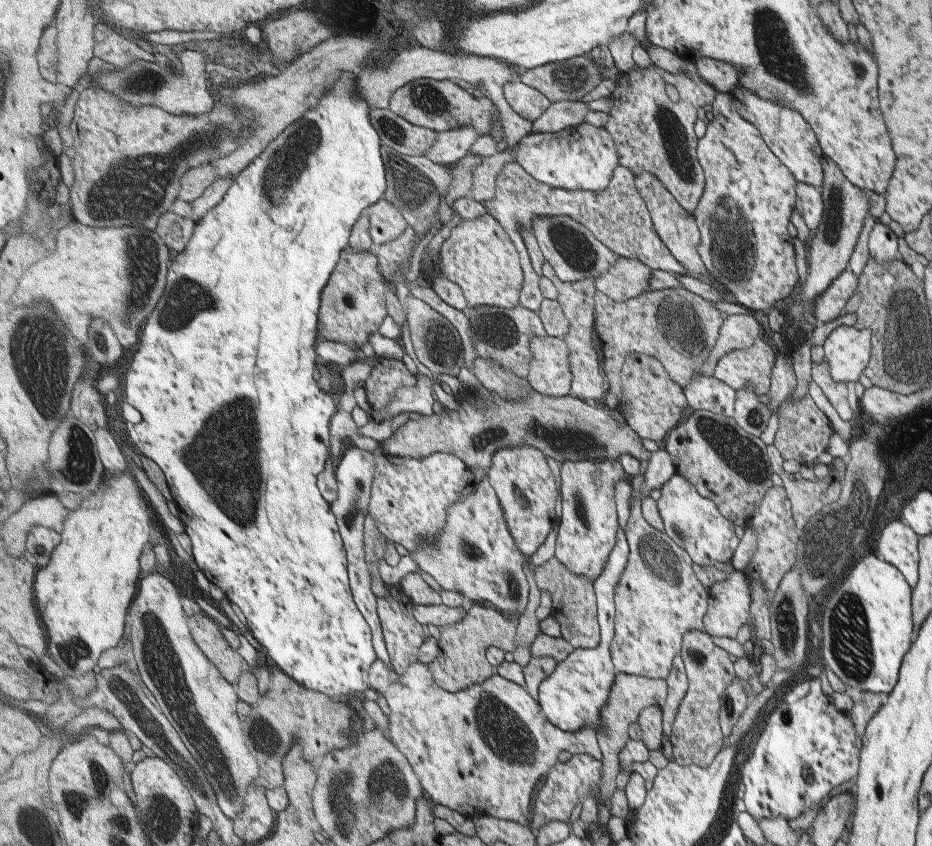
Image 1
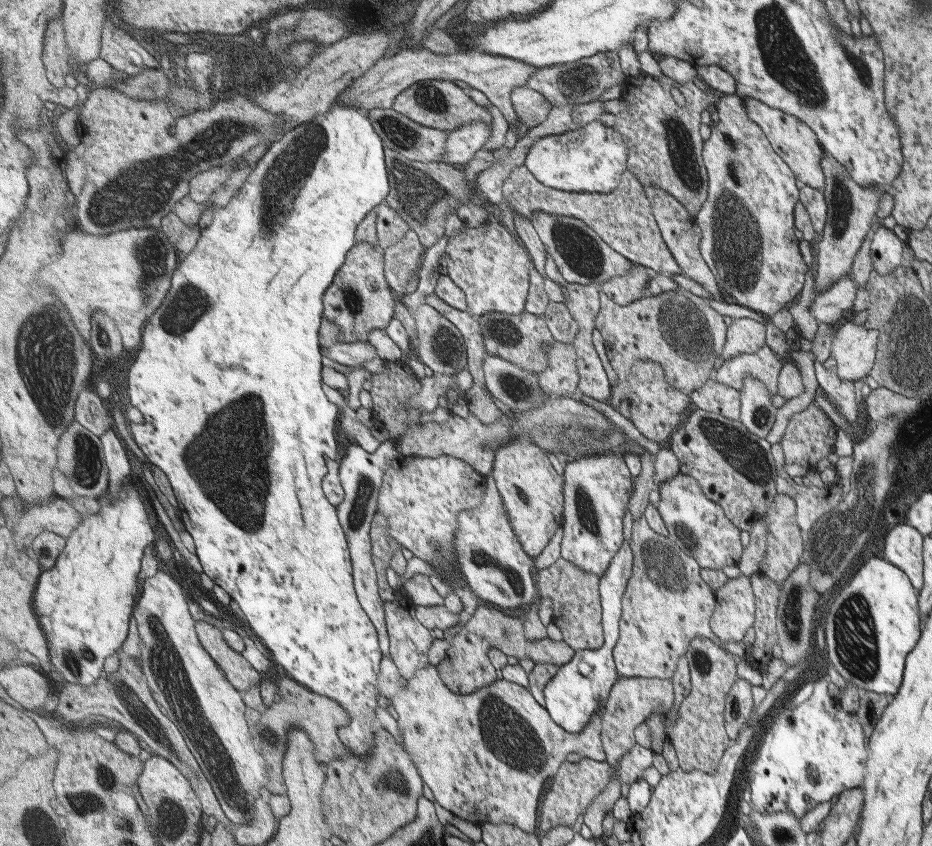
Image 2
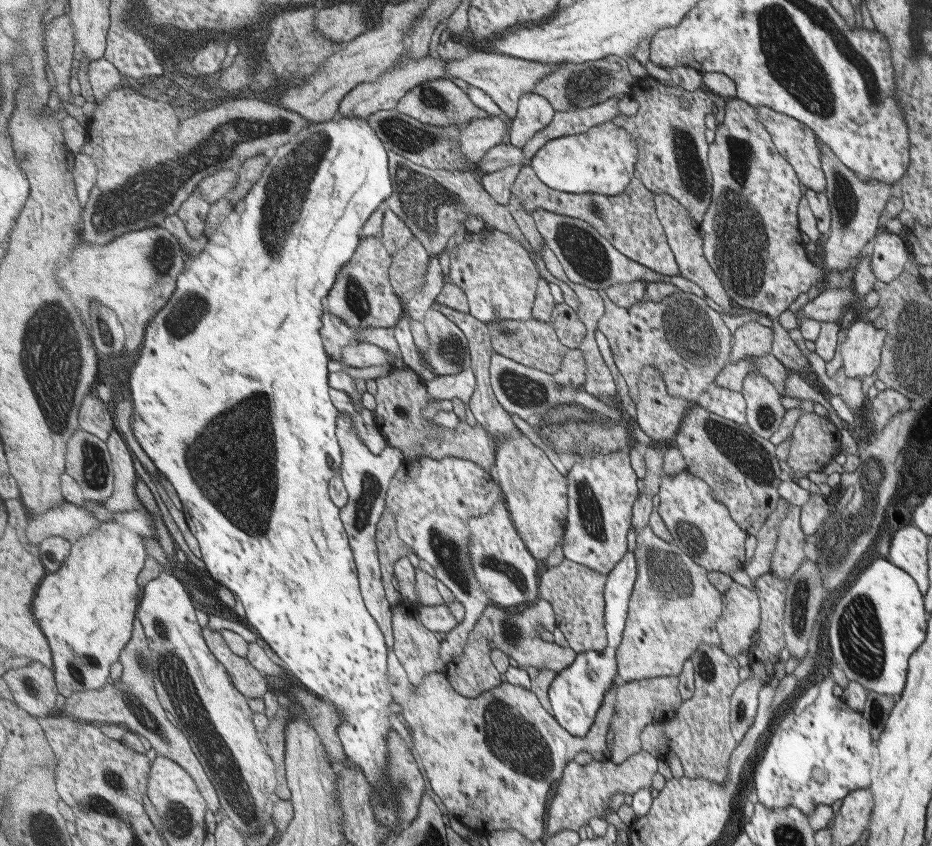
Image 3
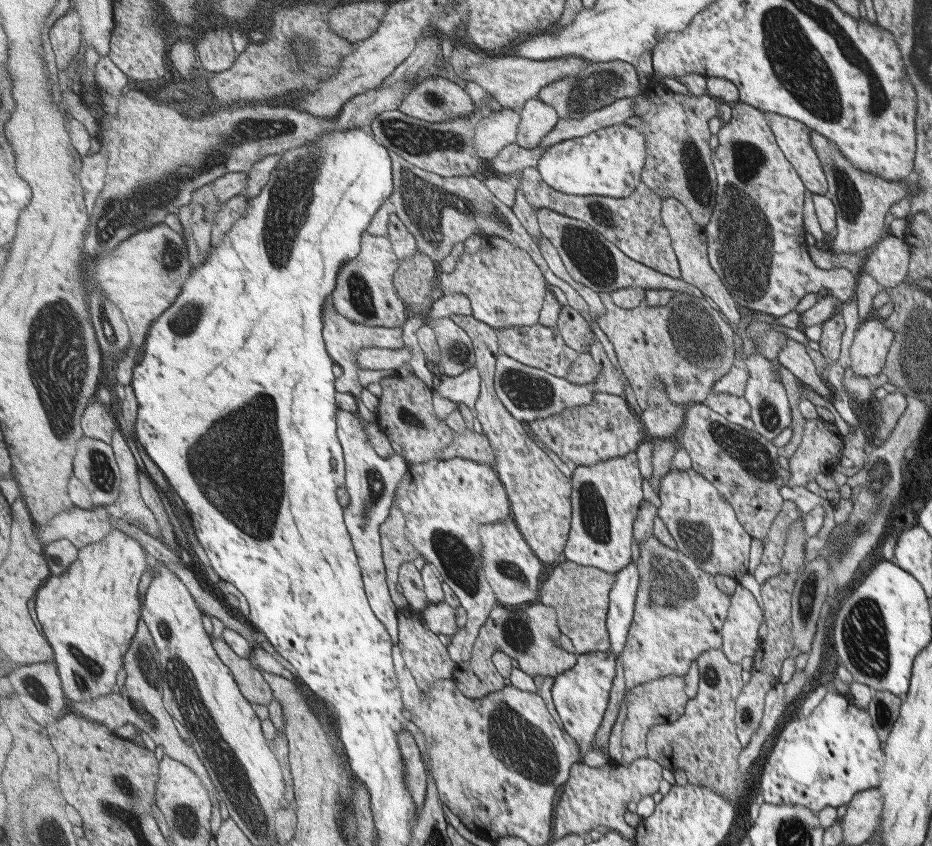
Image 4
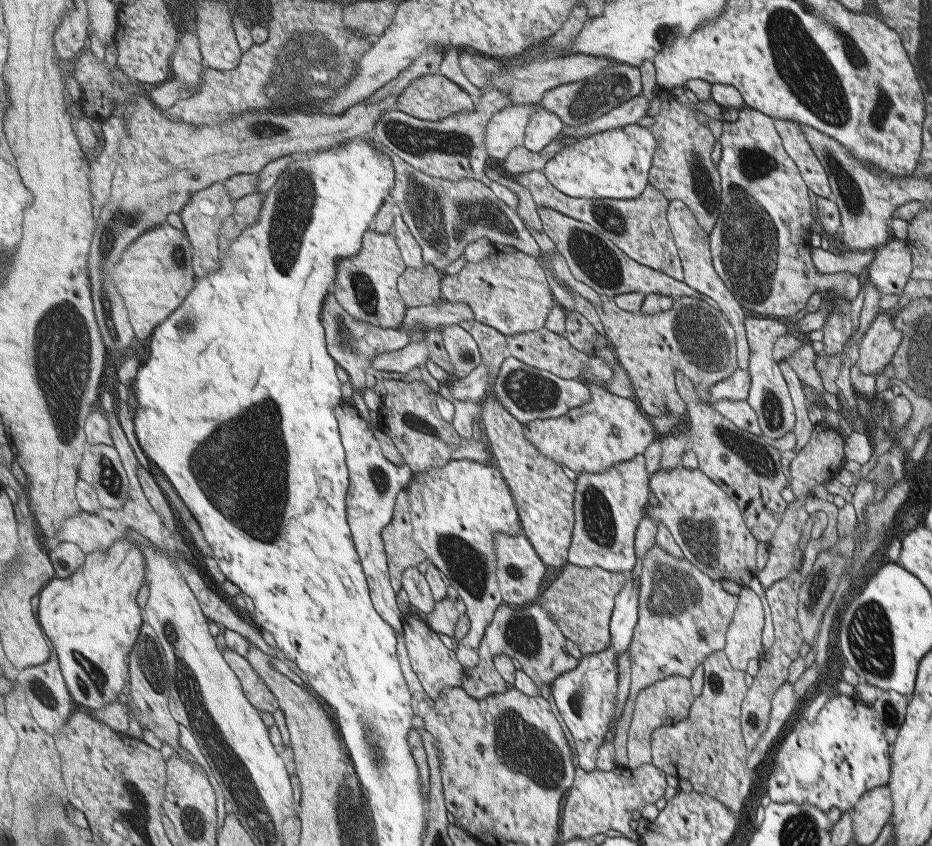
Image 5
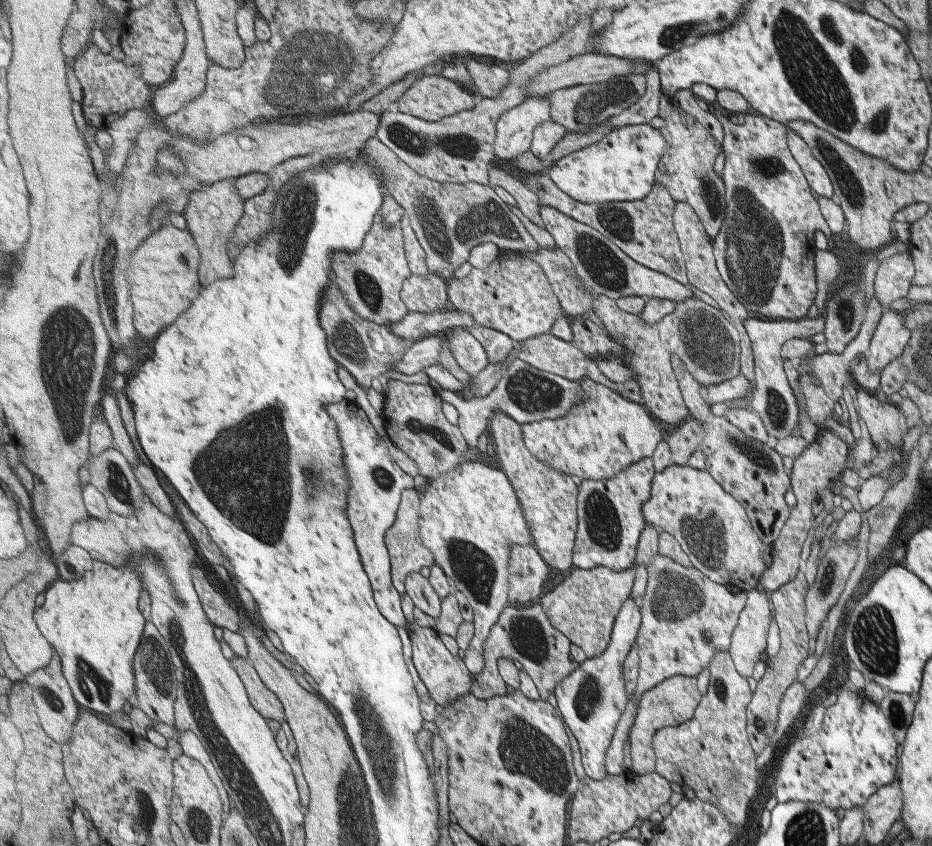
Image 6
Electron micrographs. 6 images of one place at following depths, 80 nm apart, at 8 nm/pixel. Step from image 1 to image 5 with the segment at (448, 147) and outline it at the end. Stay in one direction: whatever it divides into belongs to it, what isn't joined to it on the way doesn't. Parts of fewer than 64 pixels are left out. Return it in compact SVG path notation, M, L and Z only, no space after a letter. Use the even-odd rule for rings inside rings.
M521 104L507 106L495 113L495 116L489 121L487 129L485 129L485 145L489 154L493 159L505 159L511 151L518 146L523 147L525 143L525 131L531 120L532 114L537 112L536 104Z

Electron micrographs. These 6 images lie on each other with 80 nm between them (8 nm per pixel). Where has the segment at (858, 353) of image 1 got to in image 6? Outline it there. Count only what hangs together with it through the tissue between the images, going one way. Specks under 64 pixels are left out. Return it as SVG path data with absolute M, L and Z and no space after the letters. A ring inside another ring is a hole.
M884 310L873 331L864 353L869 372L879 372L893 359L897 359L910 340L911 331L904 324L904 315Z

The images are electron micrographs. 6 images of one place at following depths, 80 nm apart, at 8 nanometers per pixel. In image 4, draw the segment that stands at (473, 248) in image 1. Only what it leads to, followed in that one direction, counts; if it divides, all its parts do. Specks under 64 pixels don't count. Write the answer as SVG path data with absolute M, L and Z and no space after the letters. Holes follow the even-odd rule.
M486 236L488 244L478 252L475 262L491 262L495 260L501 268L479 268L477 264L469 264L469 254L457 264L457 270L451 274L441 273L439 287L444 293L460 292L472 302L473 316L494 329L511 328L512 326L533 326L540 322L541 311L548 293L549 284L543 276L543 270L535 264L535 259L529 252L515 246L506 238L499 236Z

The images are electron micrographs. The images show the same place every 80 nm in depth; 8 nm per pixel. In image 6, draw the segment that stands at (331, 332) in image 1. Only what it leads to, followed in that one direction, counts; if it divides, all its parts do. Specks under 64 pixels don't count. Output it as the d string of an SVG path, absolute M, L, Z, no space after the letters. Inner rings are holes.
M379 213L366 236L366 242L358 251L337 251L332 257L335 279L355 312L368 321L382 325L399 322L407 316L409 310L401 300L401 290L412 270L401 224L387 227L383 214Z

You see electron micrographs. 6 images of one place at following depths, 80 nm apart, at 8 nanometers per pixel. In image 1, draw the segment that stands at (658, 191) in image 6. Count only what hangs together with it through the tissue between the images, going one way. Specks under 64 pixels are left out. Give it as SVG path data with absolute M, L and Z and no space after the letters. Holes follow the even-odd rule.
M508 162L508 165L502 168L498 174L495 198L484 202L483 205L488 213L503 225L522 256L525 282L518 305L539 311L546 299L540 285L542 276L533 266L530 252L522 235L523 229L532 228L534 218L537 216L569 216L590 228L603 244L620 256L636 258L651 270L663 270L676 275L686 274L686 268L675 260L674 255L658 236L653 220L647 212L646 204L643 204L638 189L635 188L634 177L629 168L619 165L614 172L612 184L606 190L567 190L566 188L553 188L537 180L518 162Z

